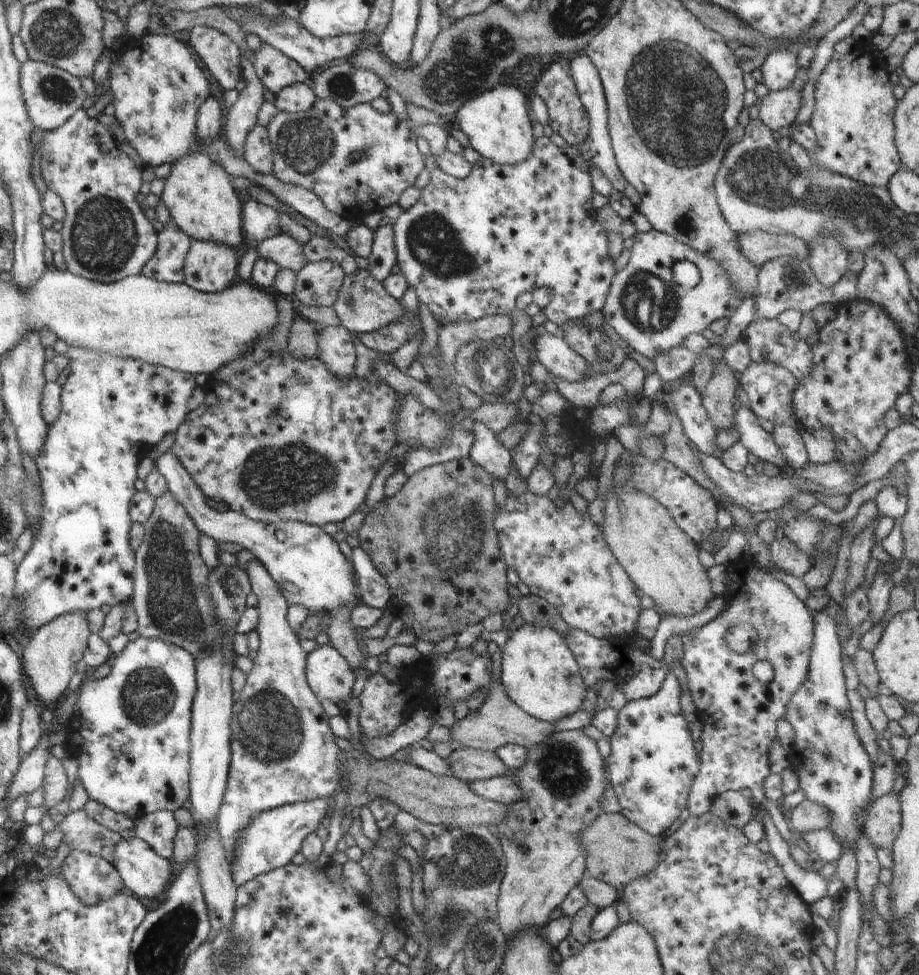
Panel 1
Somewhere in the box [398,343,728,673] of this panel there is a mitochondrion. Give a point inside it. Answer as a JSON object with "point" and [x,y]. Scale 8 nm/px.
{"point":[452,527]}

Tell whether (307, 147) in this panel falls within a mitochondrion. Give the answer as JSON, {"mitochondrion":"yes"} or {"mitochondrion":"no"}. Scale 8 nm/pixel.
{"mitochondrion":"yes"}

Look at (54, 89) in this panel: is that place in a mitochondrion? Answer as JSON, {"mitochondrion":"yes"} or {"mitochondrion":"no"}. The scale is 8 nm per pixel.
{"mitochondrion":"yes"}

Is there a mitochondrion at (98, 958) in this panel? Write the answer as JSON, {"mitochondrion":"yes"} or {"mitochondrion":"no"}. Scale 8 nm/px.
{"mitochondrion":"no"}

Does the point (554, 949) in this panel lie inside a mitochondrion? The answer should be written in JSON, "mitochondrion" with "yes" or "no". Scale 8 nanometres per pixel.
{"mitochondrion":"no"}

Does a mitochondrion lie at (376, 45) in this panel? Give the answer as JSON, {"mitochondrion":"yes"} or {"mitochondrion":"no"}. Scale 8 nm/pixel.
{"mitochondrion":"no"}

